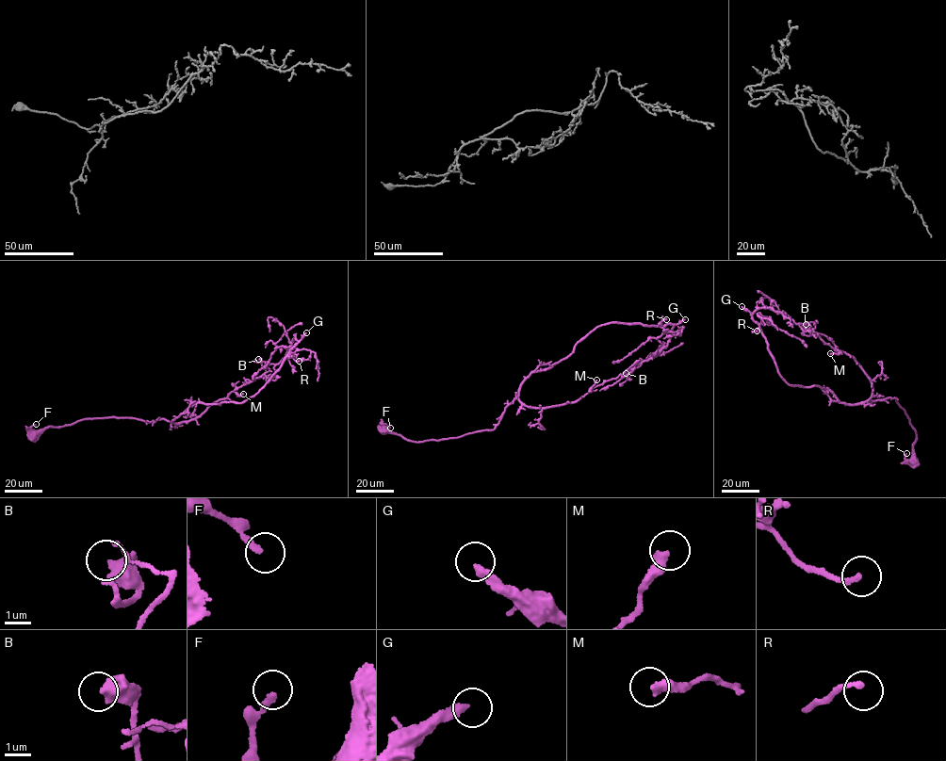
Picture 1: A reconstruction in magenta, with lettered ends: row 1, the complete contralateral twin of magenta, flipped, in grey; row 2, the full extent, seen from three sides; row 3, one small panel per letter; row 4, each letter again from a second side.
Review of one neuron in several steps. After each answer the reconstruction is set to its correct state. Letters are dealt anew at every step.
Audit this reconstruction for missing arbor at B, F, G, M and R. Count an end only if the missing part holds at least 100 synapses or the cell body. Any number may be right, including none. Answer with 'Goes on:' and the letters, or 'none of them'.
Goes on: G

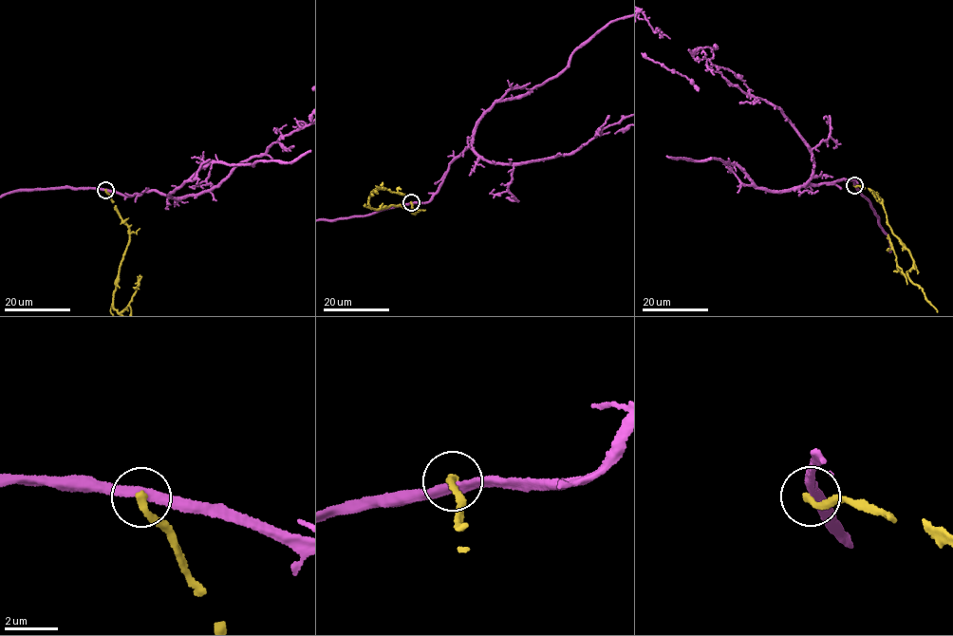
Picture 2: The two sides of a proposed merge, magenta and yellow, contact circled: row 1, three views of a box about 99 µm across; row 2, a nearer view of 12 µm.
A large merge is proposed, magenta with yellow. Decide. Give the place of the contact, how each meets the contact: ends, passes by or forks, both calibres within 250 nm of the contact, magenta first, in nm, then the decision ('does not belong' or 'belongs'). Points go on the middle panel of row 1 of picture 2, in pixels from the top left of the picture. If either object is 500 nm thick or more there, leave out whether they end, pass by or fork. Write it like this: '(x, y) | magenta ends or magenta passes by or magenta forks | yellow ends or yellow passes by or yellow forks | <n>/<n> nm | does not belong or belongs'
(411, 202) | magenta passes by | yellow ends | 360/280 nm | does not belong

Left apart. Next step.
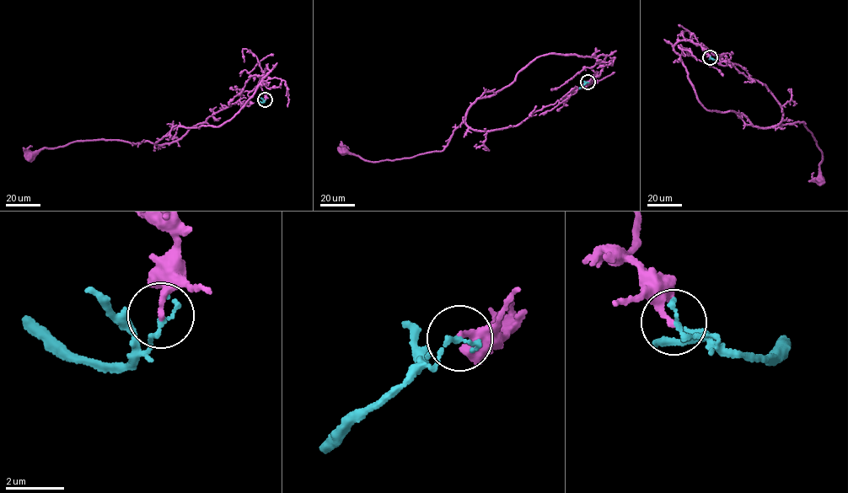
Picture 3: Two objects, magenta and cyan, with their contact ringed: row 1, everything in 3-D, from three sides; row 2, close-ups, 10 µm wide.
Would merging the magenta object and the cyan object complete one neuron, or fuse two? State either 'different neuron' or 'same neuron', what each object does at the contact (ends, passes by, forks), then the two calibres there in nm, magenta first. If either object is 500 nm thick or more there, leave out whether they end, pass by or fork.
different neuron; magenta ends there; cyan passes by; 200 nm thick on the magenta side, 130 nm on the other

